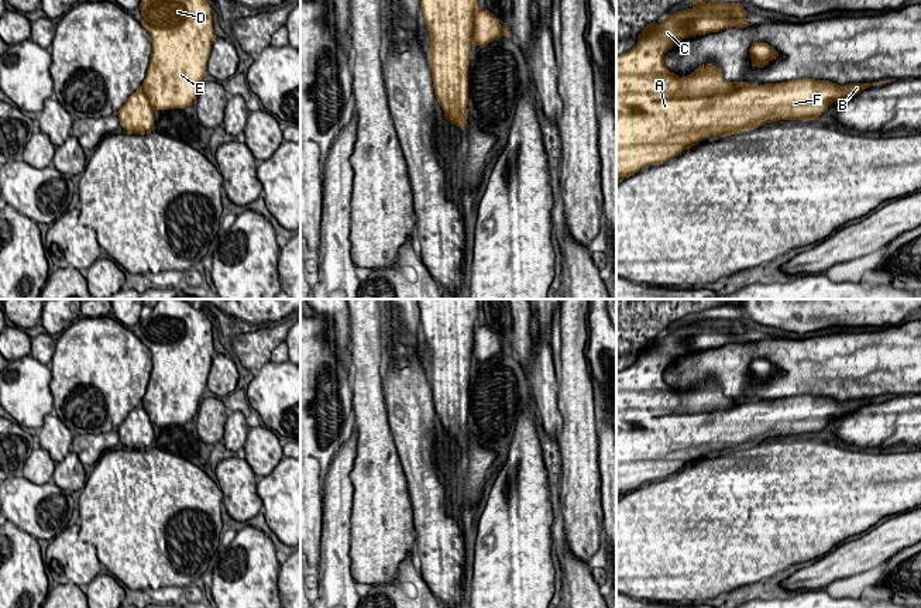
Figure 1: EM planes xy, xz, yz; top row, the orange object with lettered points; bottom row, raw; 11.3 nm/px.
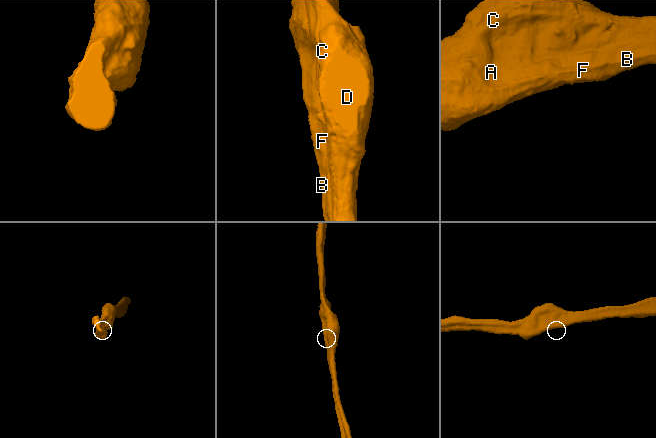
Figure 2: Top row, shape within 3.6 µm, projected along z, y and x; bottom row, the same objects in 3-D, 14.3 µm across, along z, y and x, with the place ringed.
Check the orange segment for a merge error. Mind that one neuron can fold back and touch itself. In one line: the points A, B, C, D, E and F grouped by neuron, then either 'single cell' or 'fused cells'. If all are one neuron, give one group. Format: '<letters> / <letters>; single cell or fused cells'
A C D E / B F; fused cells

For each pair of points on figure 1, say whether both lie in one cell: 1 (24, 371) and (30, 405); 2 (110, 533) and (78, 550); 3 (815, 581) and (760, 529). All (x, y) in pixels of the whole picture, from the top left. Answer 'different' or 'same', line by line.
1: same
2: different
3: different

